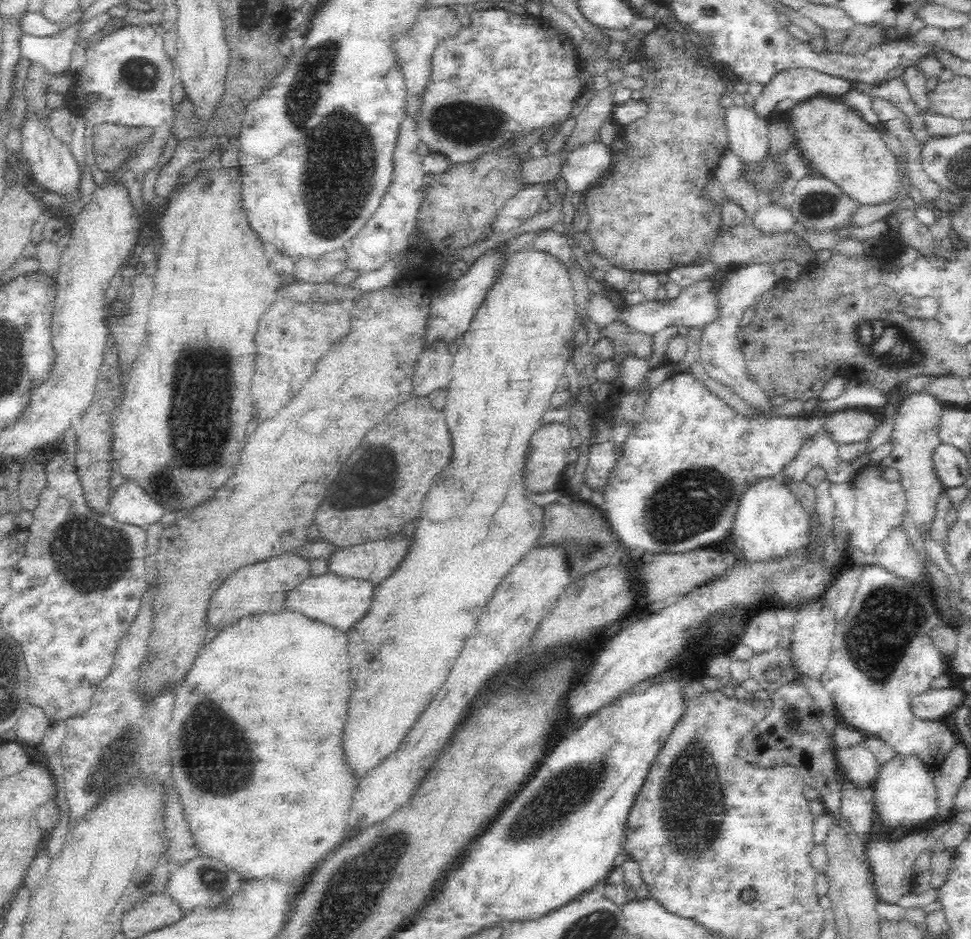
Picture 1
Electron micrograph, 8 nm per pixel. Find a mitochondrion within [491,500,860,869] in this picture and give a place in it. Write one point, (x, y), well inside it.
(693, 797)

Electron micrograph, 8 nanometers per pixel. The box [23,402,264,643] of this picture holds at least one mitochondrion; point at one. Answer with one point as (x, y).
(90, 563)

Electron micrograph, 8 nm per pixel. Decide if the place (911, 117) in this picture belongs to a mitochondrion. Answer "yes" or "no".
no

